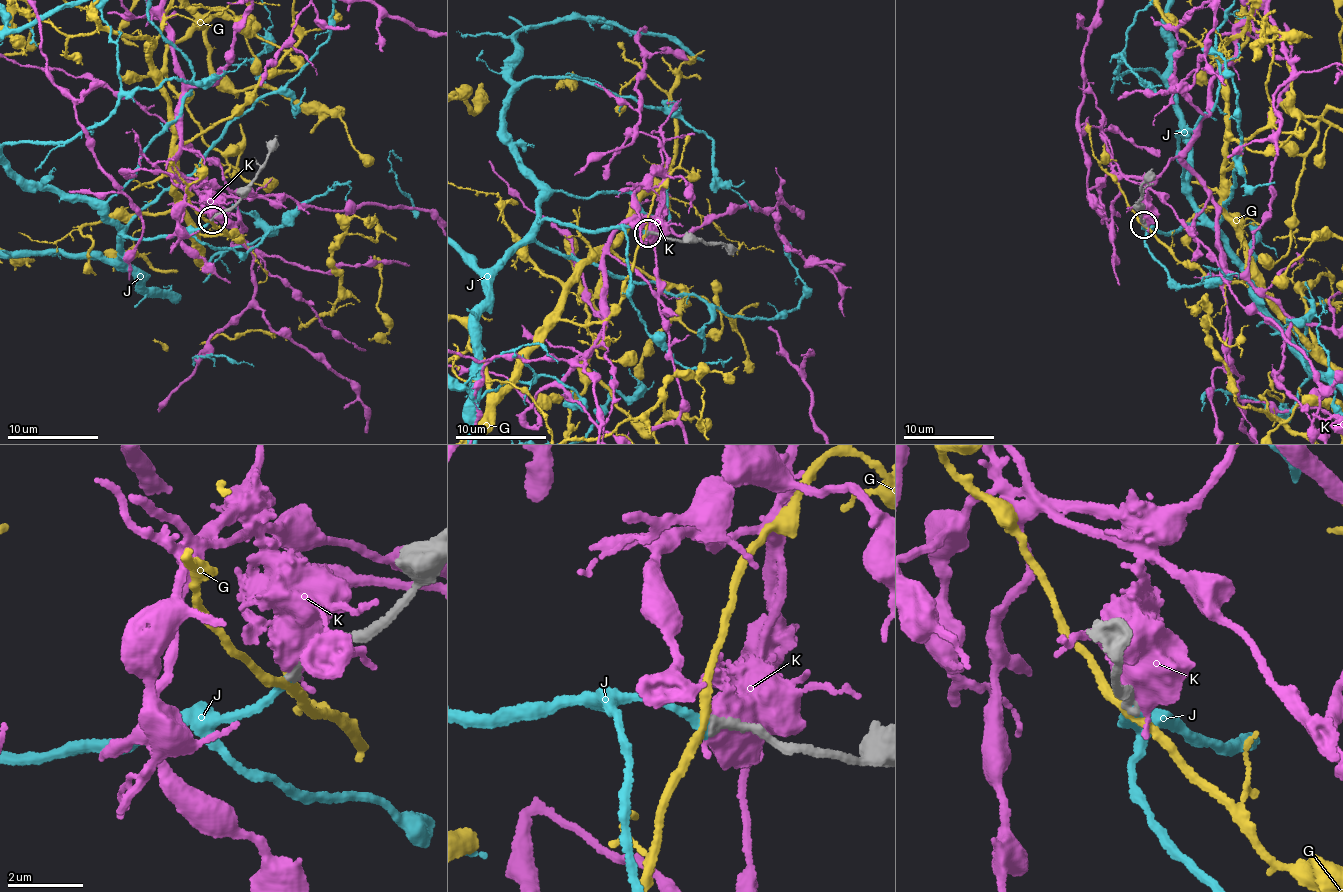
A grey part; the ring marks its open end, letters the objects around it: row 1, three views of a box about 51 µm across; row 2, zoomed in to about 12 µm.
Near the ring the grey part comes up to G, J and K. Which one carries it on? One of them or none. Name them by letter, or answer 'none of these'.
J

